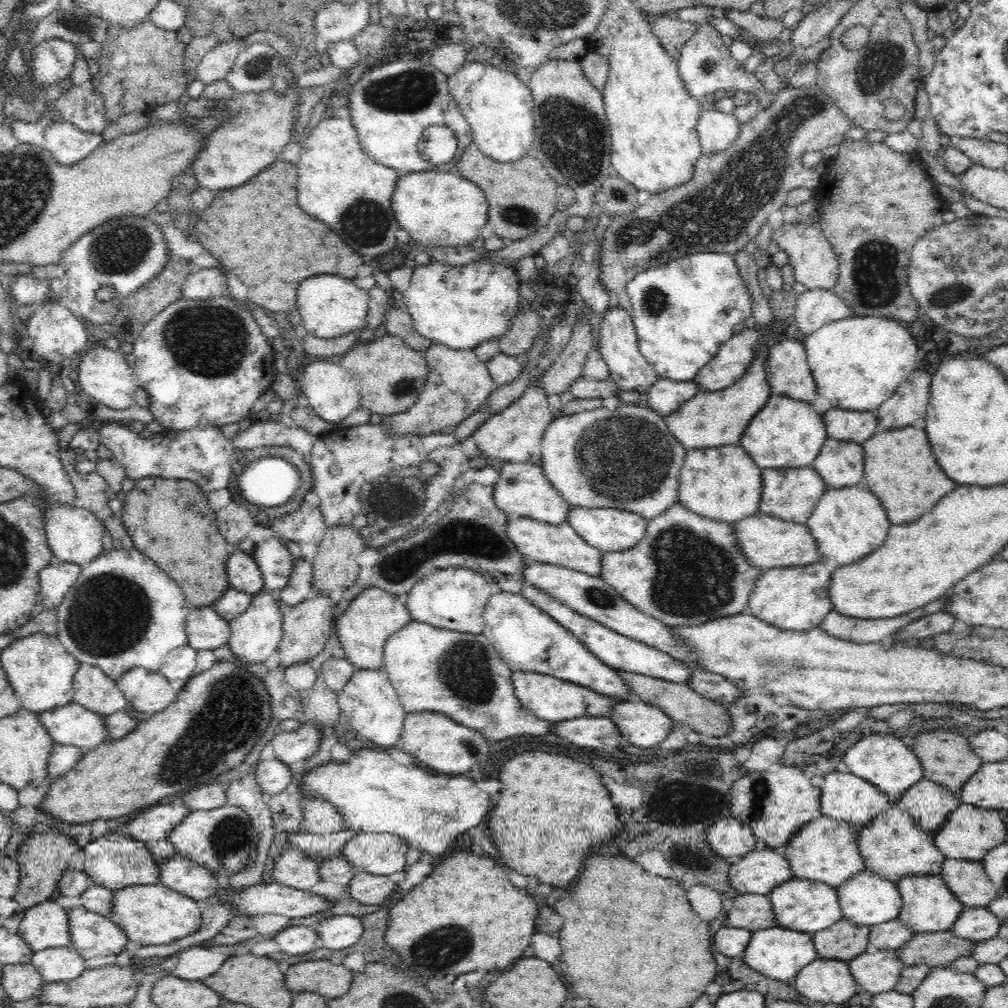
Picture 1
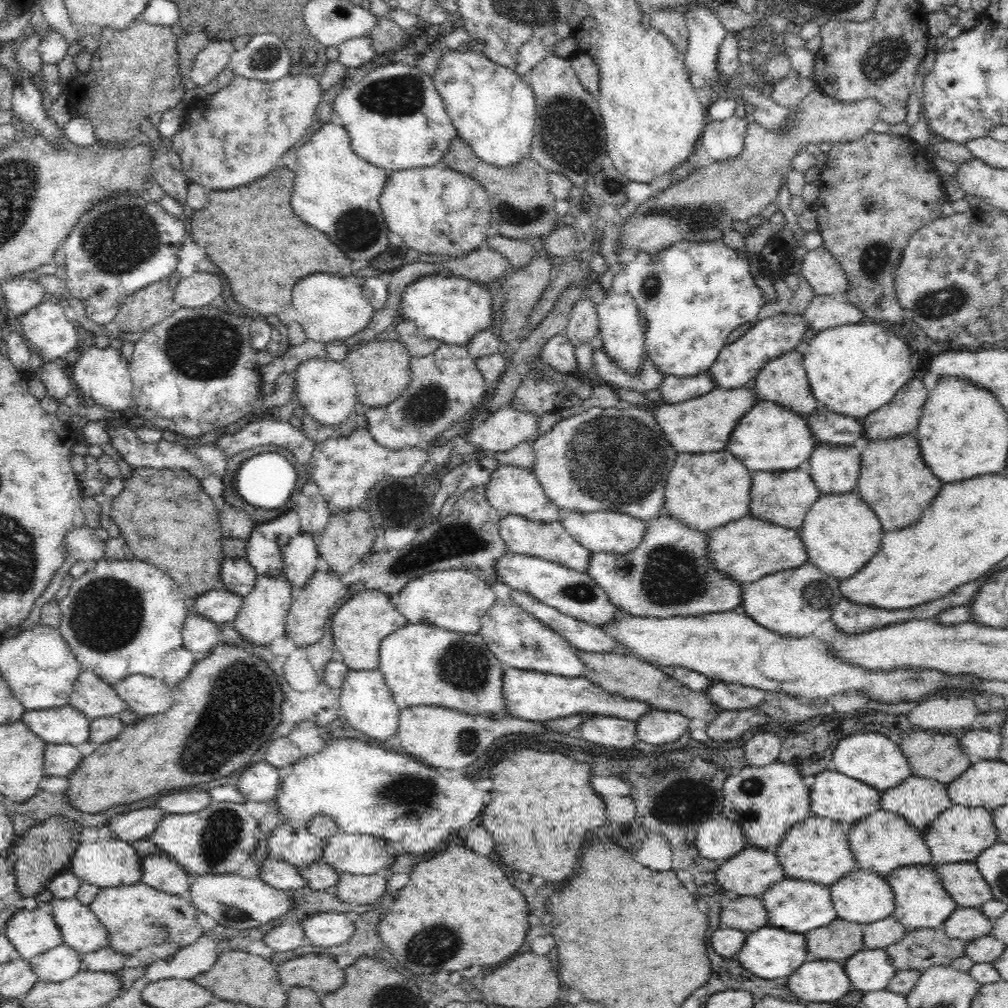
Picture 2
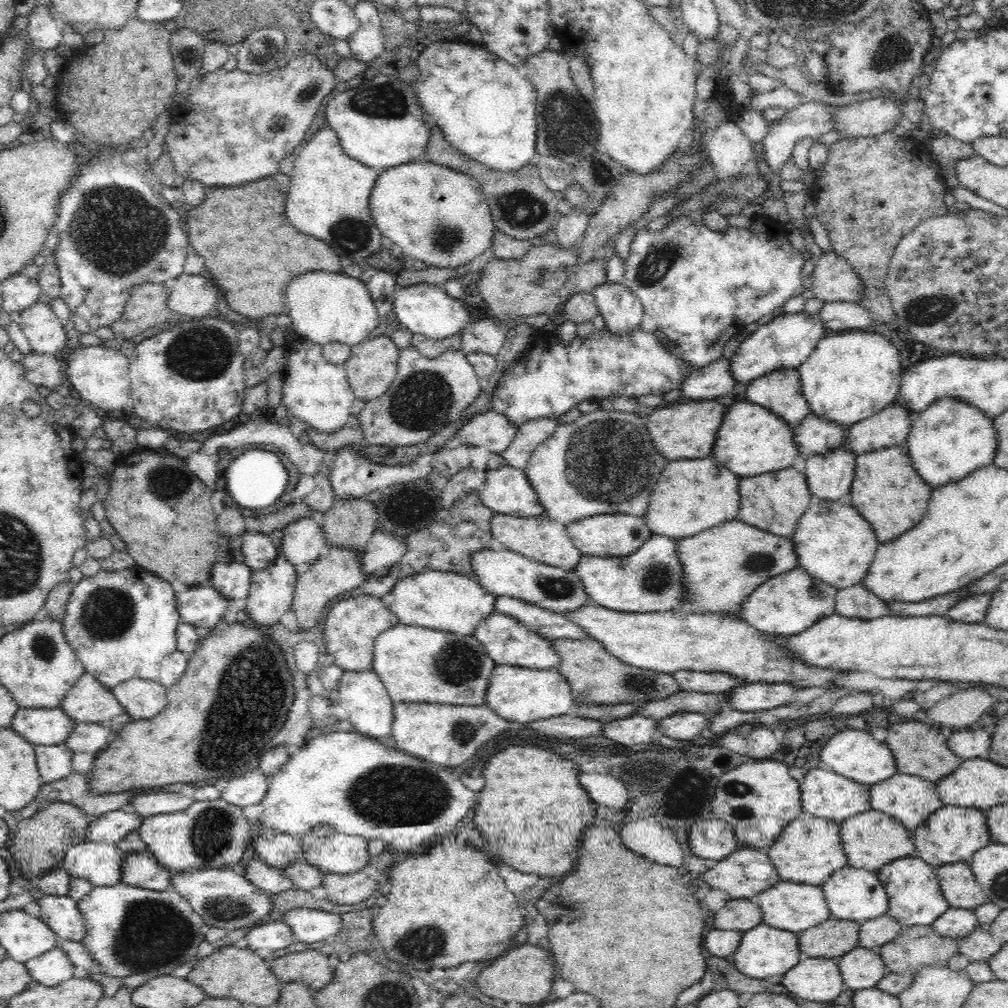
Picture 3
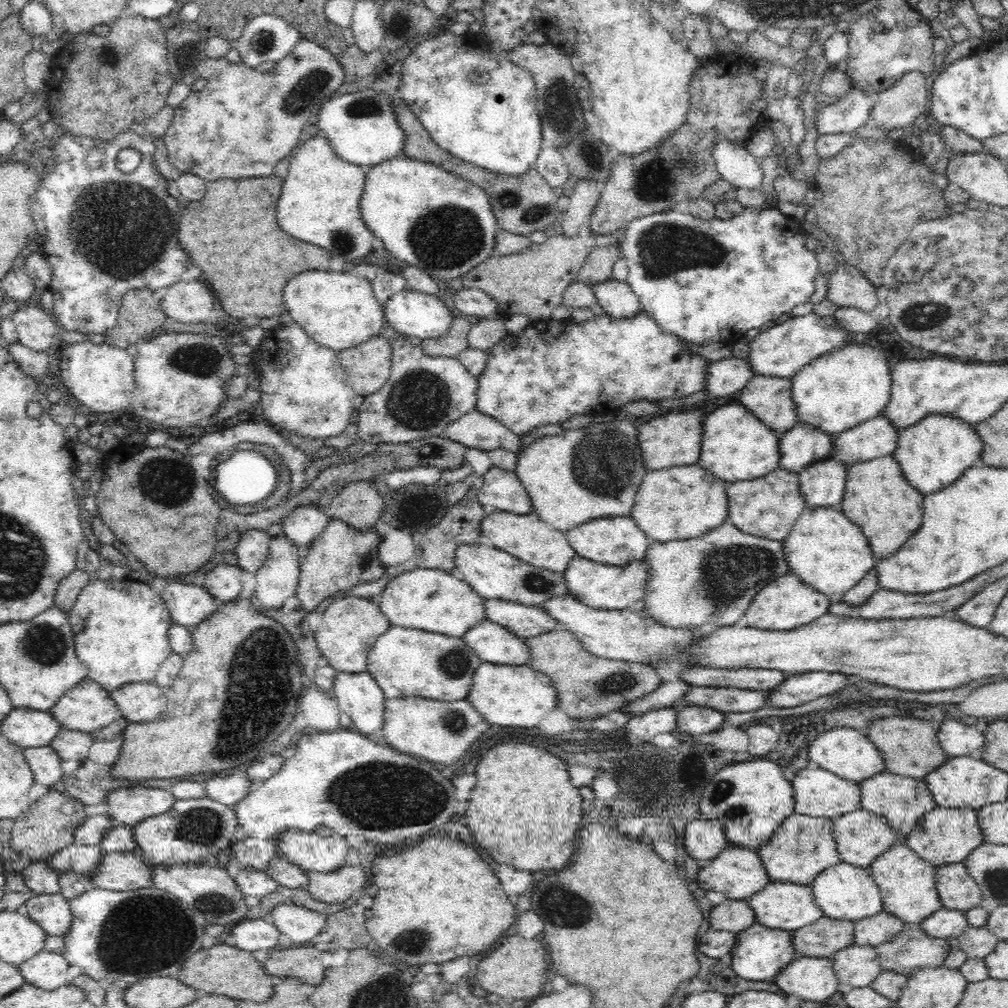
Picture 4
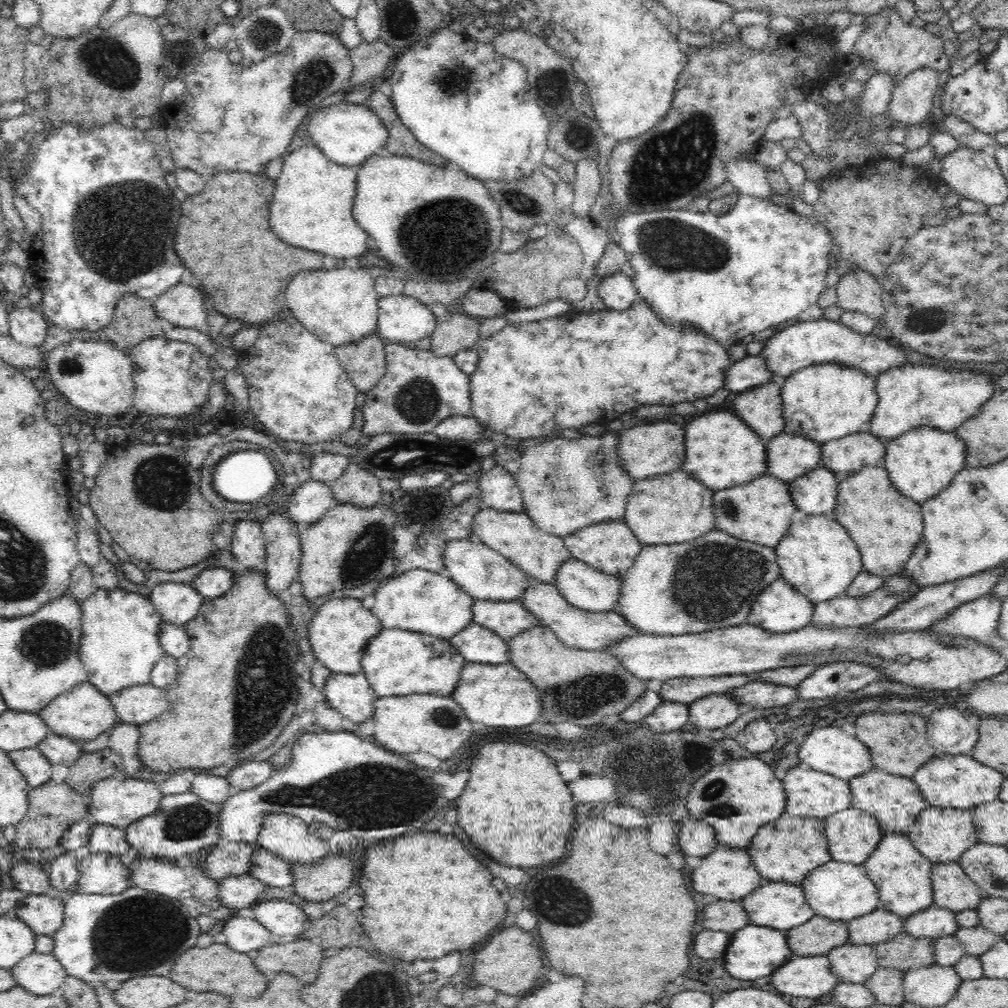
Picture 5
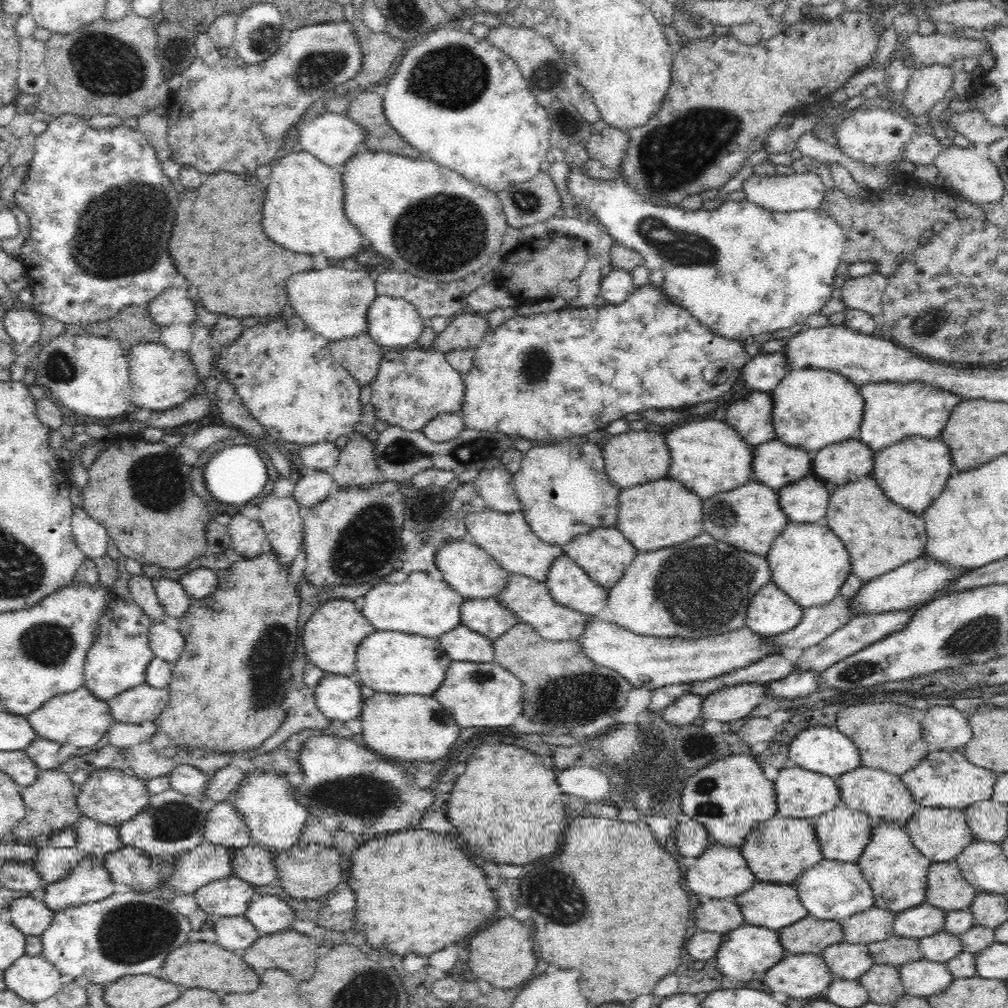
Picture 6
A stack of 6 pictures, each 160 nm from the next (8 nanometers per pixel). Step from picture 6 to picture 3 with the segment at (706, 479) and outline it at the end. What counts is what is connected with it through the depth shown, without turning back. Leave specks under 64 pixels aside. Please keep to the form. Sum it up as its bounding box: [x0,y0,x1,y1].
[711,400,800,477]

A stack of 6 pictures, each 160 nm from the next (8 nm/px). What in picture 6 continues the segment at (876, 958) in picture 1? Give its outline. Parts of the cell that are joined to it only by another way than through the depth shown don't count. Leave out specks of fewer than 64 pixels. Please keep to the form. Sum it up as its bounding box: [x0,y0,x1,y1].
[820,941,875,980]

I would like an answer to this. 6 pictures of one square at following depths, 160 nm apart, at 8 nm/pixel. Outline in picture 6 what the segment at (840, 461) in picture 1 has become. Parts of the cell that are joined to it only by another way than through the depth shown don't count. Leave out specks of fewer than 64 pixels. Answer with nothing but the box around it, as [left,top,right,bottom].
[778,474,831,524]

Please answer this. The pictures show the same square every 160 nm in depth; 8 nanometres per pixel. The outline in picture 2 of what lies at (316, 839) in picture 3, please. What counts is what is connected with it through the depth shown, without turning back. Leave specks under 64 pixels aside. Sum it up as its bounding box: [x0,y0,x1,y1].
[321,831,396,875]

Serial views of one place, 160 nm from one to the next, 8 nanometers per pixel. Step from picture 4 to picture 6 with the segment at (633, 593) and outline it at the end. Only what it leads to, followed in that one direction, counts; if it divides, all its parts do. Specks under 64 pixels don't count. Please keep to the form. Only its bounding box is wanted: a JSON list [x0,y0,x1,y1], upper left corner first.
[544,553,609,617]

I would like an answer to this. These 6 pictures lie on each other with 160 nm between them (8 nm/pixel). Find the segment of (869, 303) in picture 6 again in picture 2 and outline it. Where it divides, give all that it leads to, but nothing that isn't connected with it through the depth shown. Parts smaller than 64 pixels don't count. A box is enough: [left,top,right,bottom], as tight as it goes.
[801,246,848,297]

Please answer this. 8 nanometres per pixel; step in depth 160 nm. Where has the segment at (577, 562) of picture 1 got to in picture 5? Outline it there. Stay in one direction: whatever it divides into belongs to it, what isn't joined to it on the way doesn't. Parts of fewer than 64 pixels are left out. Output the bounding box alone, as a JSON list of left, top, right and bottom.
[472,508,569,582]

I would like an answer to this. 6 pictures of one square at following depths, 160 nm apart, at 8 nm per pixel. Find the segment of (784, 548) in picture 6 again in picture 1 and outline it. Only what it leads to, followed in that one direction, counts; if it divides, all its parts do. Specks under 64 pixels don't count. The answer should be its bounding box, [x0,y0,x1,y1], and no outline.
[806,484,888,566]

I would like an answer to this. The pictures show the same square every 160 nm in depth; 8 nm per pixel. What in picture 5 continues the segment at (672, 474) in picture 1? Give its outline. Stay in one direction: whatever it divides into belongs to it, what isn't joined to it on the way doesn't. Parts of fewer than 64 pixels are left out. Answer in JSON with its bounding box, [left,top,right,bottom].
[513,434,634,536]

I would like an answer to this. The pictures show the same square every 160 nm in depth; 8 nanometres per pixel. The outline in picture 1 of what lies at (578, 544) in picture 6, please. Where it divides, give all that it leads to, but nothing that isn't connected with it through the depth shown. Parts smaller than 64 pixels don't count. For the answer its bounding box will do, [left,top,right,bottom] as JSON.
[566,507,647,552]

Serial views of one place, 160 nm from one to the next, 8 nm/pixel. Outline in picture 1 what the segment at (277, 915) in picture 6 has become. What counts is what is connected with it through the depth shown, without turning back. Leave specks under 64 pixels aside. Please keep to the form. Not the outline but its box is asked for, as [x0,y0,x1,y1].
[315,915,364,950]

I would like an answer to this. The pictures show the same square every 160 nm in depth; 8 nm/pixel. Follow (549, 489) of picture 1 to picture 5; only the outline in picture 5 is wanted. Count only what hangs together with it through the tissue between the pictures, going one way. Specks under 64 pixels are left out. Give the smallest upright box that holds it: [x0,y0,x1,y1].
[478,465,523,512]

